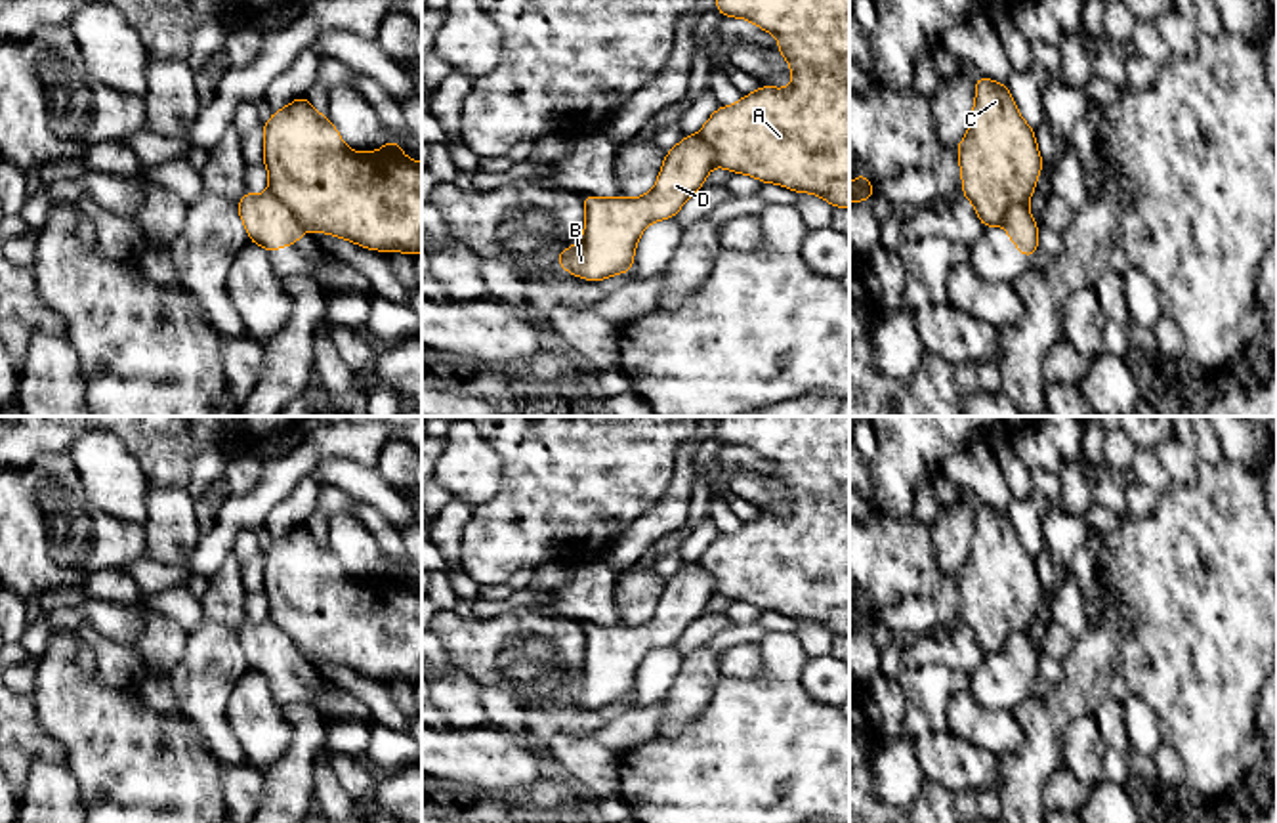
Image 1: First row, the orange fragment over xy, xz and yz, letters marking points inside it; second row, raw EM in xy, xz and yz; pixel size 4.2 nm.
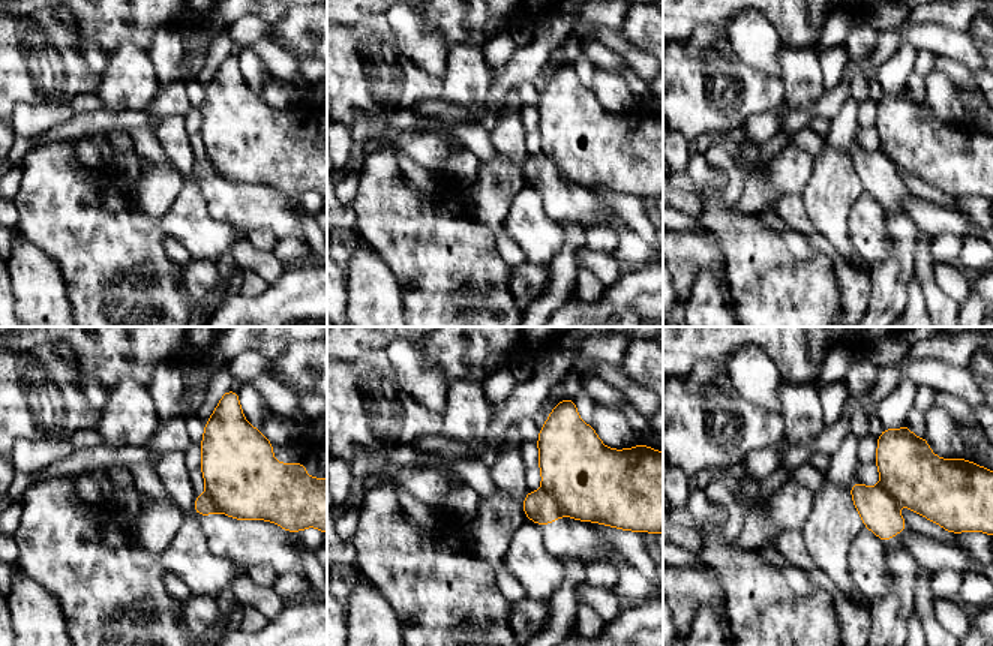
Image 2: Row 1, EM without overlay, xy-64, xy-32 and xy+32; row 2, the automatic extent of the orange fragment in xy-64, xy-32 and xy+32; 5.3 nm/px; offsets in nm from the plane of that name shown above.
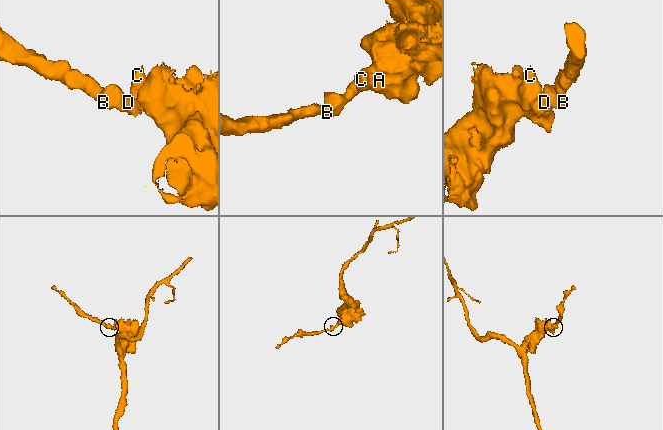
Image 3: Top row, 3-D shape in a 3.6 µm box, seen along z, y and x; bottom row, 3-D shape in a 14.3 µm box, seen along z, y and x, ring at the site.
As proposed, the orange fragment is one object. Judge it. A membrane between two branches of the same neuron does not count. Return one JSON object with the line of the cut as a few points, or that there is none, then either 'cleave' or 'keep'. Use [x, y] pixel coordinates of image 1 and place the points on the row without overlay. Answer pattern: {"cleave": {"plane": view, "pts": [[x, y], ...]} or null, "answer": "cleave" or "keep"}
{"cleave": {"plane": "xz", "pts": [[697, 564], [709, 573], [716, 592]]}, "answer": "cleave"}

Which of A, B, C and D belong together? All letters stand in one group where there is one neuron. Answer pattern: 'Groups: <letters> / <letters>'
Groups: A C / B D

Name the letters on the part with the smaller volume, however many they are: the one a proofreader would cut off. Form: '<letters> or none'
B, D

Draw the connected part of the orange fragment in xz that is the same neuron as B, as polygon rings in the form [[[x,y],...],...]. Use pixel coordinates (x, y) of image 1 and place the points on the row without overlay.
[[[683,563],[664,582],[657,613],[647,623],[638,626],[582,623],[584,663],[555,684],[561,697],[594,710],[630,701],[643,657],[653,649],[676,645],[685,628],[704,613],[714,594],[710,573],[699,563]]]

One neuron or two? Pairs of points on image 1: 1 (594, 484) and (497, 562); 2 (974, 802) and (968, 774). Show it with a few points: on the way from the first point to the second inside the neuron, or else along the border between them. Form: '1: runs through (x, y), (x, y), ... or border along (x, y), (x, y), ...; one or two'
1: runs through (569, 487), (520, 537); one
2: border along (928, 780), (953, 791), (993, 789), (997, 793); two

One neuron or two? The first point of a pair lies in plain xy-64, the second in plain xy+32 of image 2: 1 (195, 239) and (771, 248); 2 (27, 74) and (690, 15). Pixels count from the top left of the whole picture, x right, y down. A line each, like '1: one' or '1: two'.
1: one
2: two

